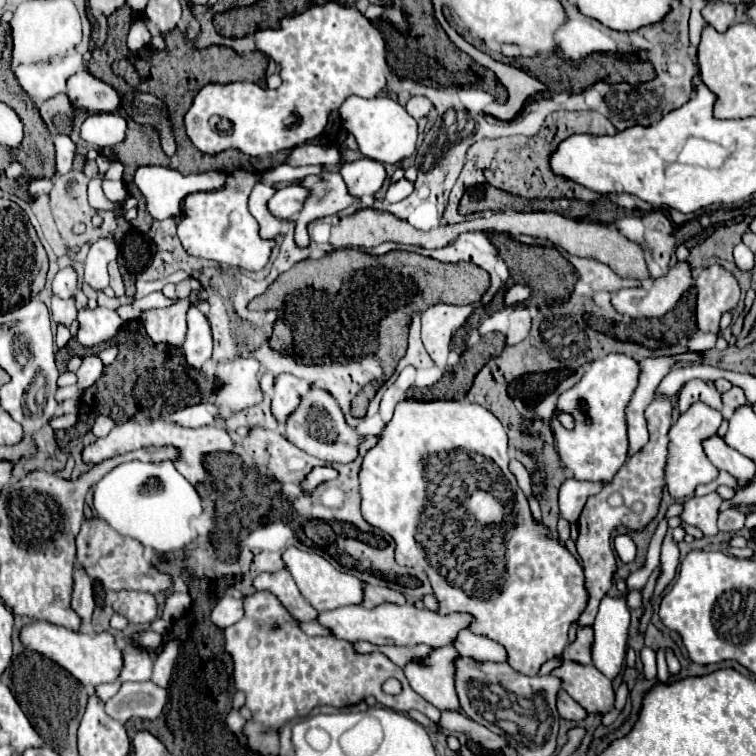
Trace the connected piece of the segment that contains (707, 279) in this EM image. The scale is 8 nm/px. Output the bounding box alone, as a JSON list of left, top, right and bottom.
[698,265,740,333]

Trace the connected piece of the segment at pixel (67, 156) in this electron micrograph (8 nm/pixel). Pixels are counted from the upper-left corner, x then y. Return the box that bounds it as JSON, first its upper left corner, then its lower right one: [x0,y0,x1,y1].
[54,135,76,175]

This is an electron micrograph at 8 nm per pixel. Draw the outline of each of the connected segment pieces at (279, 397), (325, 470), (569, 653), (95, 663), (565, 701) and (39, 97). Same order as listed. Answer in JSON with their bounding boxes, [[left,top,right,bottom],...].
[[272,373,300,425],[304,467,338,493],[564,627,594,665],[20,621,122,687],[558,691,588,721],[13,51,82,103]]

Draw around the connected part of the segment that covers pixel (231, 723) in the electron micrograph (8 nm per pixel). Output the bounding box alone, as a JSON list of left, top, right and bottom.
[226,709,245,735]

